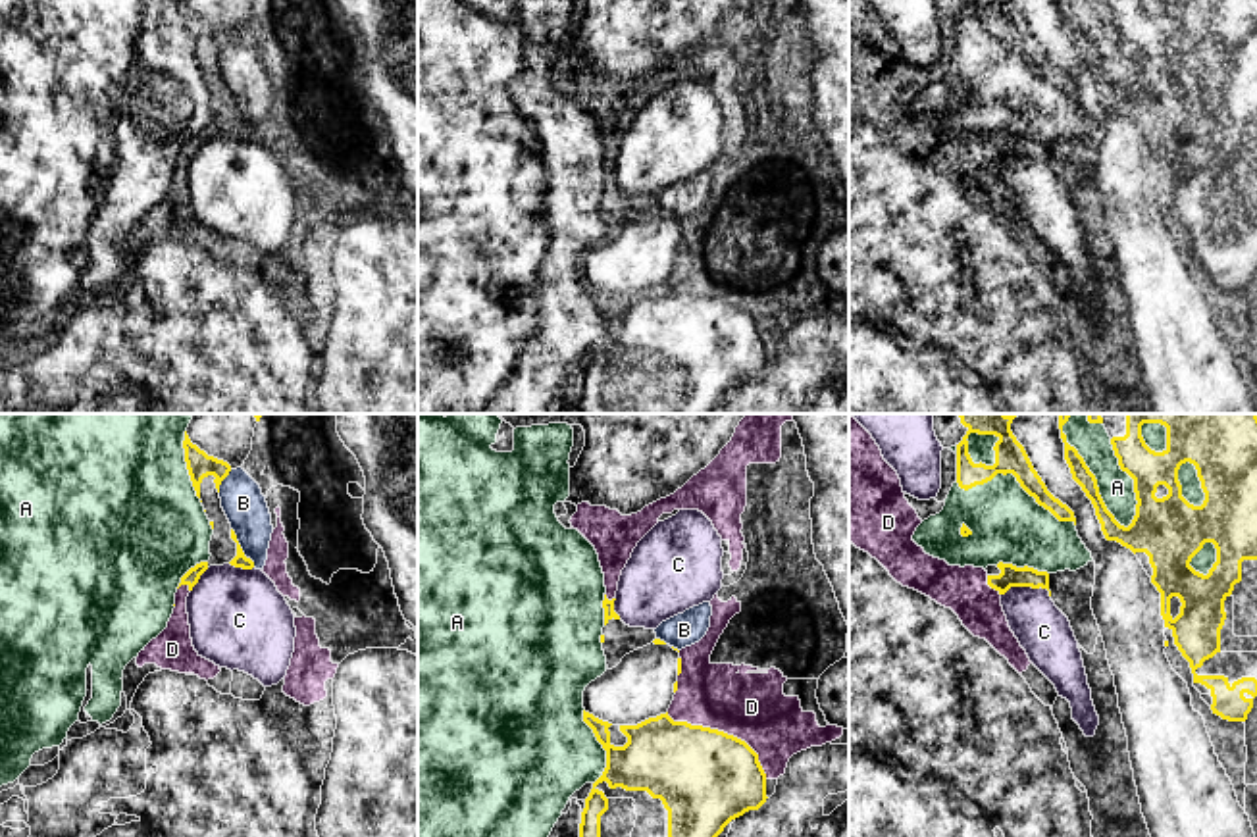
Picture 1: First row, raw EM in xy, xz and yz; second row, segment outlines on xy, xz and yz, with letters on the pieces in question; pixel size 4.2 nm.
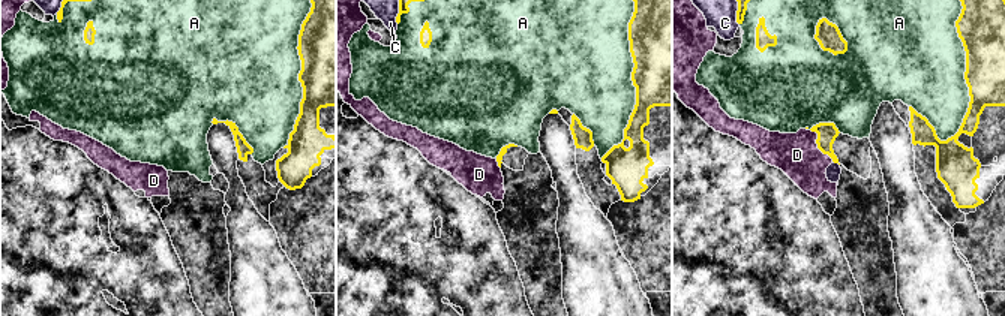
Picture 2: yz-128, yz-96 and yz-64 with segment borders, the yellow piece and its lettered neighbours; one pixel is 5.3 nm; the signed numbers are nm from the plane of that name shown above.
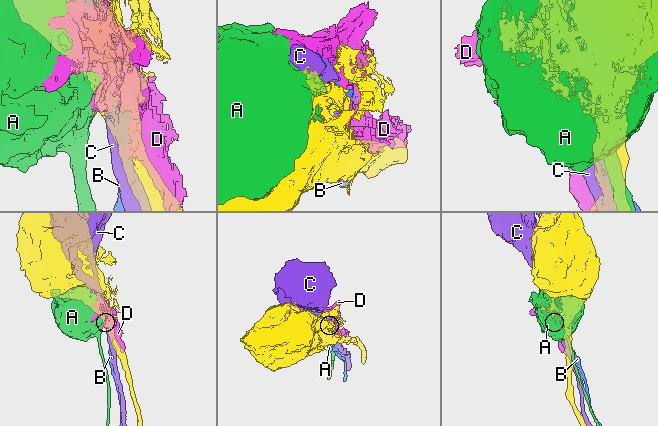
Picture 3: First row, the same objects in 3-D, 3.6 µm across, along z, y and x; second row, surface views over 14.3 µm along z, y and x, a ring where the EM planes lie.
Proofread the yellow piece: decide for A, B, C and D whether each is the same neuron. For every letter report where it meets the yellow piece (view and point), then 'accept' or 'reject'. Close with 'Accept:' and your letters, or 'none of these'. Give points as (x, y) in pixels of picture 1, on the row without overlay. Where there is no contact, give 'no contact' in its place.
A: meets yellow in yz at (1096, 50); reject
B: meets yellow in xy at (239, 116); reject
C: meets yellow in yz at (1025, 154); reject
D: meets yellow in xz at (722, 301); reject
Accept: none of these

